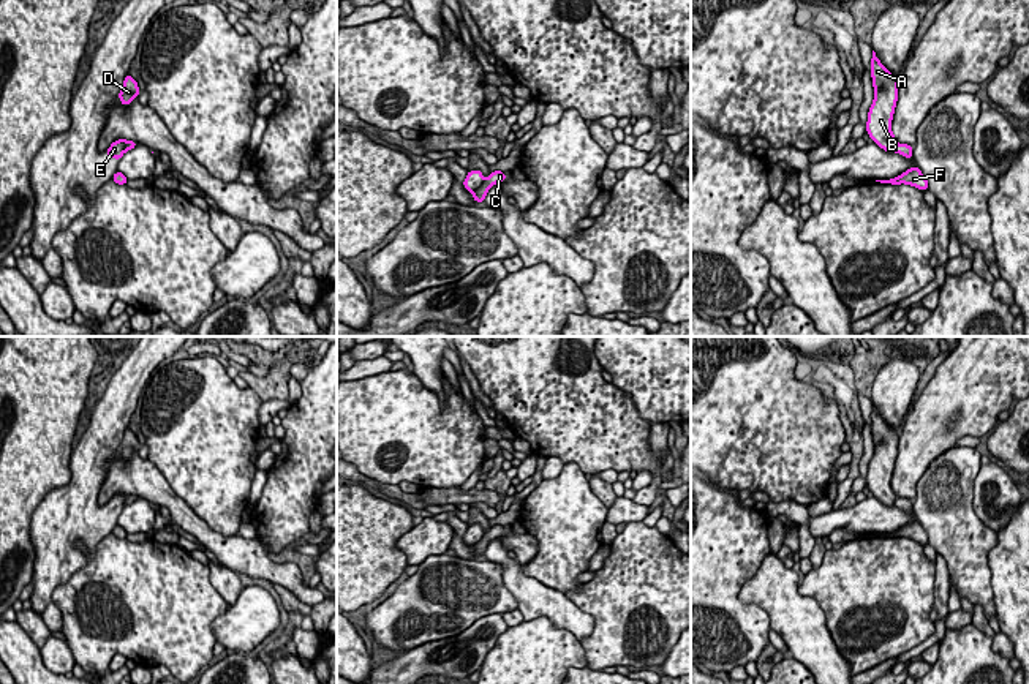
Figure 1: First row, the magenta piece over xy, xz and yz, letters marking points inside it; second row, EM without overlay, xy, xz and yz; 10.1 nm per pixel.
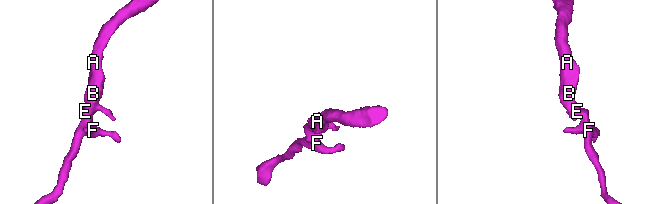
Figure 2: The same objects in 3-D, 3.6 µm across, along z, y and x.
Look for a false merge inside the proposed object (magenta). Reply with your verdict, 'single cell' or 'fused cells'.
fused cells

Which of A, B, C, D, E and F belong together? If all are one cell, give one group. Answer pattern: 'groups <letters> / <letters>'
groups A B D E / C F

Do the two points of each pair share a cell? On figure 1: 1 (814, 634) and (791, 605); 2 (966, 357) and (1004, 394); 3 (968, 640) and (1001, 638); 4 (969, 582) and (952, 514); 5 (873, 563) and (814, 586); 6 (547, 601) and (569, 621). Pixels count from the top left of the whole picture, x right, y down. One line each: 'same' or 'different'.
1: same
2: same
3: different
4: same
5: same
6: same

